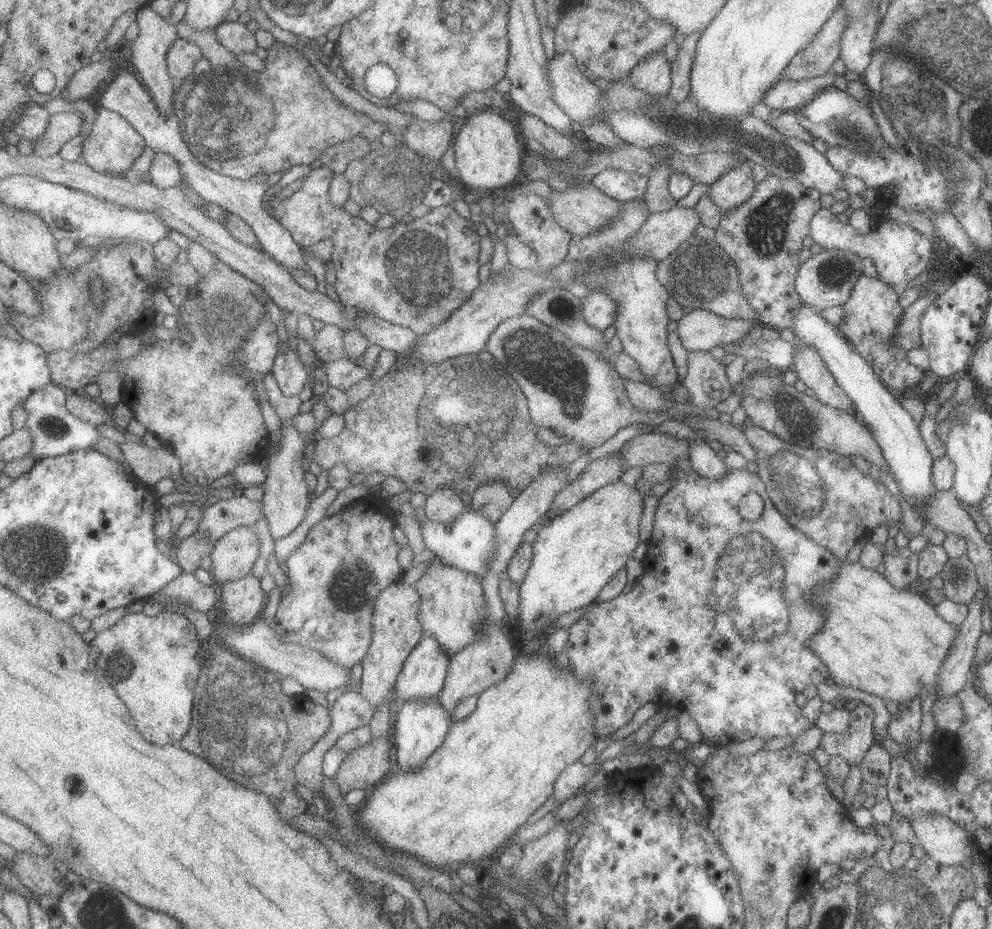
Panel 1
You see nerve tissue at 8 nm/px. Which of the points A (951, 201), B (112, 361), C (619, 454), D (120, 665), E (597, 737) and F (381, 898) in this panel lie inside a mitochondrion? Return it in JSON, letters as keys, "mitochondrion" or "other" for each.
{"A":"other","B":"other","C":"other","D":"mitochondrion","E":"other","F":"other"}

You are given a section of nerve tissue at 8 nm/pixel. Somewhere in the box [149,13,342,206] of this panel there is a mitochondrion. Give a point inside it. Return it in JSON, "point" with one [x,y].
{"point":[219,110]}

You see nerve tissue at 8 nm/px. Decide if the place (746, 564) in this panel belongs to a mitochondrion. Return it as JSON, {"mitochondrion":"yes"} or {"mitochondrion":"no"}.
{"mitochondrion":"yes"}

